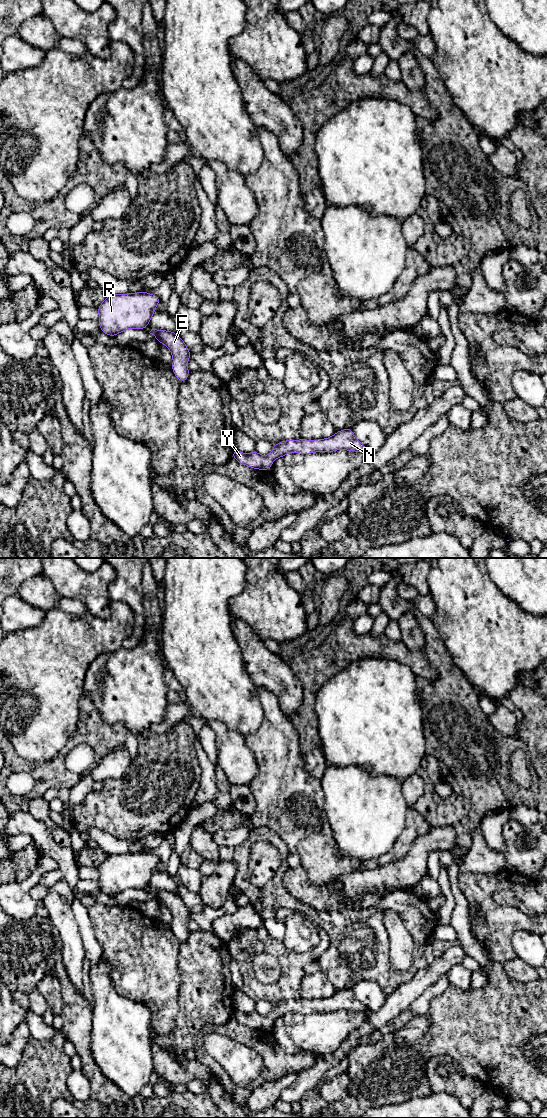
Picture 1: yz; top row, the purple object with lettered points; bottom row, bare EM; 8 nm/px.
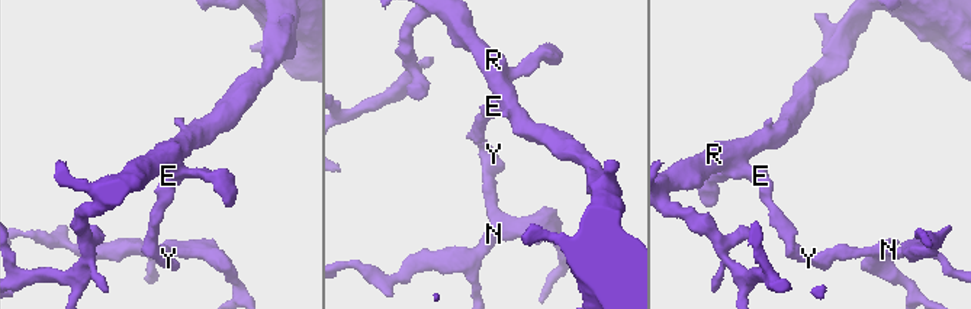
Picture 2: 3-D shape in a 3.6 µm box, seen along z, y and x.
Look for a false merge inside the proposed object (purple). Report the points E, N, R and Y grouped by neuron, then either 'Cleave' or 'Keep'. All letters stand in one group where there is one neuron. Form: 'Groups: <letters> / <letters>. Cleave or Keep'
Groups: E N R Y. Keep

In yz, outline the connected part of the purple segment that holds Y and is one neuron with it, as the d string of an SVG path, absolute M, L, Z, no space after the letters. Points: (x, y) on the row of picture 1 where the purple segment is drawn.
M351 428L336 432L333 436L318 440L285 440L273 445L273 450L267 456L260 455L256 450L250 454L234 450L231 457L234 457L239 464L250 468L267 471L276 458L285 457L288 453L310 454L316 452L334 452L336 450L347 451L369 451L357 437Z

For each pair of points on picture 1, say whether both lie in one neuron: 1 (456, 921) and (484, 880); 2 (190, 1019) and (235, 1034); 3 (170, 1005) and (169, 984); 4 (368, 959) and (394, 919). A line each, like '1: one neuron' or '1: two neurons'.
1: two neurons
2: two neurons
3: one neuron
4: two neurons

